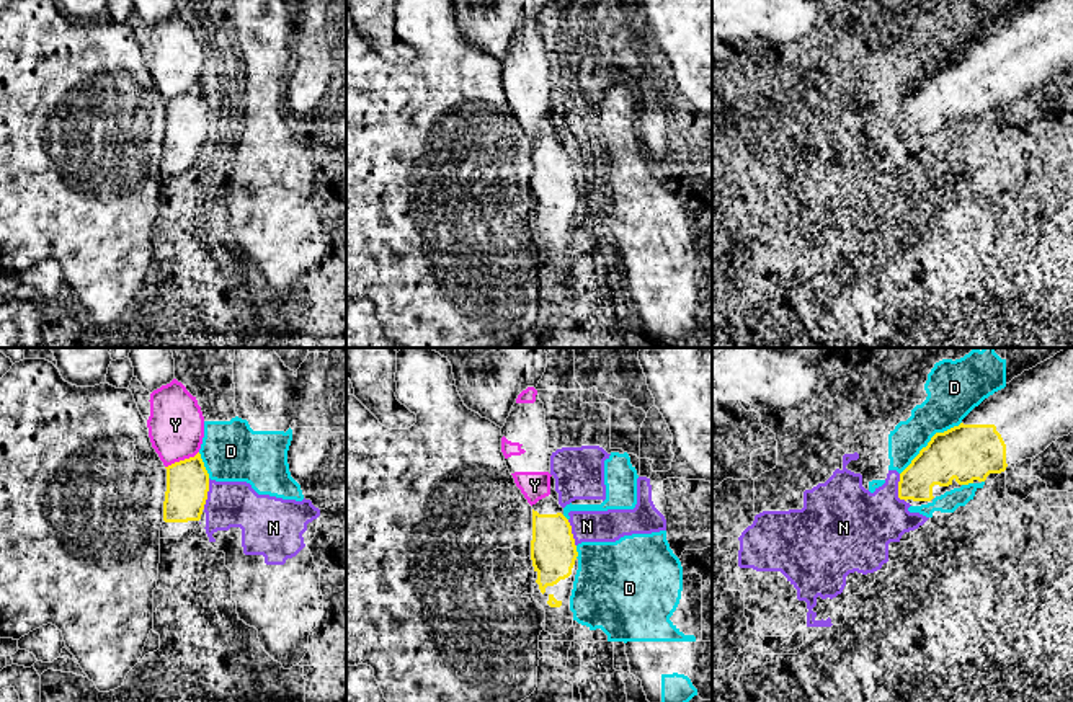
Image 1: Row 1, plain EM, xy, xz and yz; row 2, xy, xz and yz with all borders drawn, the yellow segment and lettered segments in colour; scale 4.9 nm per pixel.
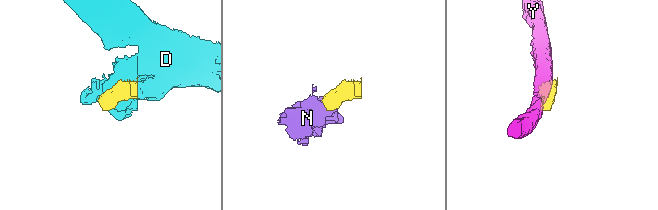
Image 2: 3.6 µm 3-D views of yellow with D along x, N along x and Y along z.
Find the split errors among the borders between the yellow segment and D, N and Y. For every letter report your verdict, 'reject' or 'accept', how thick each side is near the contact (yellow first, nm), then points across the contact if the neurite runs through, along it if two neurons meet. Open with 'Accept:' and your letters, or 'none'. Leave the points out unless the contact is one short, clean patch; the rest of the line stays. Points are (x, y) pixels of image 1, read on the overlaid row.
Accept: none
D: reject | 280/240 nm
N: reject | 220/320 nm | along yz (900, 474), (899, 497), (905, 502)
Y: reject | 200/280 nm

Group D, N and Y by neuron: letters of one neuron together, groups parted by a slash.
D N / Y

